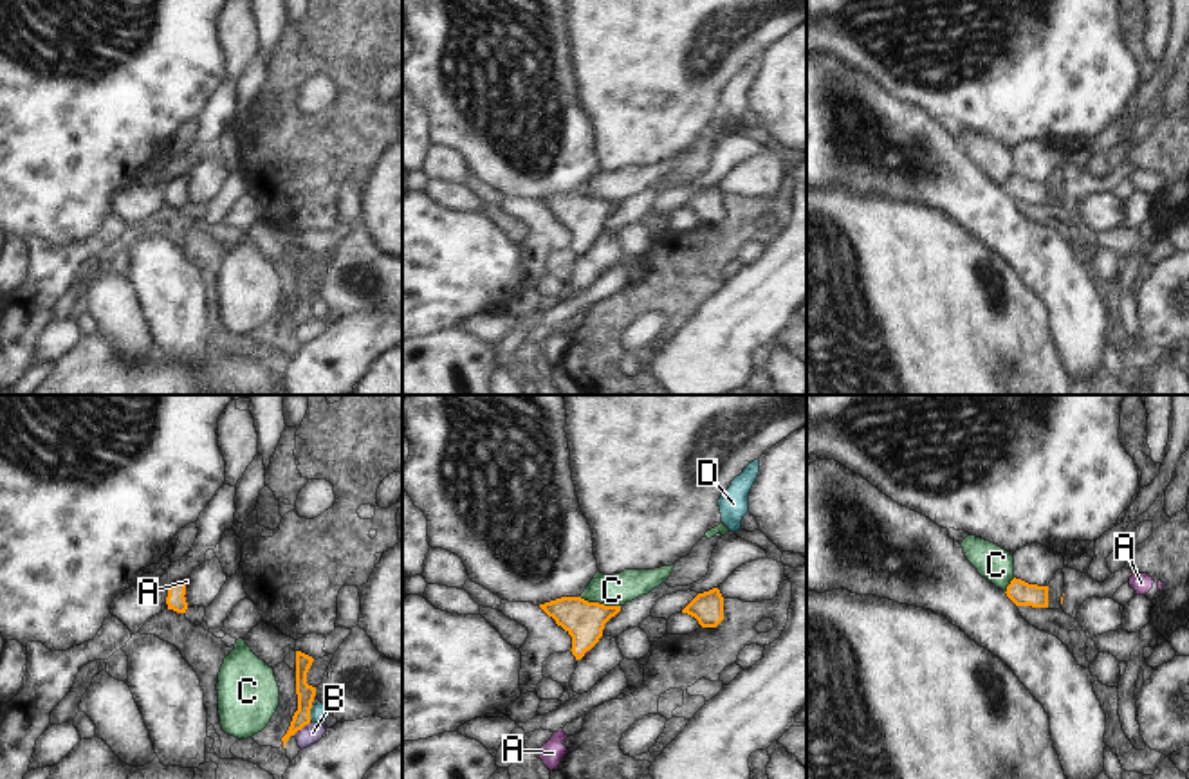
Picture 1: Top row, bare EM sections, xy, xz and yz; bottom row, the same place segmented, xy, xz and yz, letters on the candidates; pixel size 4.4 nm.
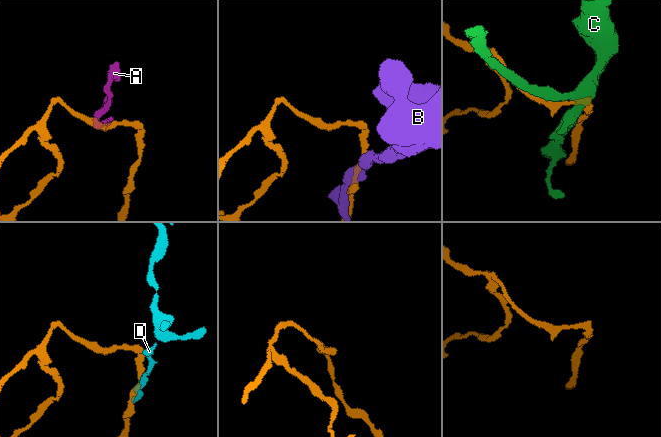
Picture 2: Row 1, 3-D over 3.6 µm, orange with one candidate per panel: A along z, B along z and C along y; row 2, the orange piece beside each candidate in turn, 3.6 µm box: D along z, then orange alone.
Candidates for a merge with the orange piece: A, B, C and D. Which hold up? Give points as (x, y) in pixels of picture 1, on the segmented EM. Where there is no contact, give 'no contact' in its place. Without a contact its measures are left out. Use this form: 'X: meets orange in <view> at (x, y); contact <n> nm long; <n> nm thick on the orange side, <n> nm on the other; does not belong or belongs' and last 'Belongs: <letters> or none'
A: meets orange in xy at (184, 585); contact 40 nm long; 90 nm thick on the orange side, 30 nm on the other; belongs
B: meets orange in xy at (302, 727); contact 110 nm long; 80 nm thick on the orange side, 90 nm on the other; does not belong
C: meets orange in xz at (598, 603); contact 190 nm long; 180 nm thick on the orange side, 140 nm on the other; does not belong
D: meets orange in xy at (309, 713); contact 70 nm long; 80 nm thick on the orange side, 80 nm on the other; does not belong
Belongs: A

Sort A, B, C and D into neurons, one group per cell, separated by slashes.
A / B / C / D

